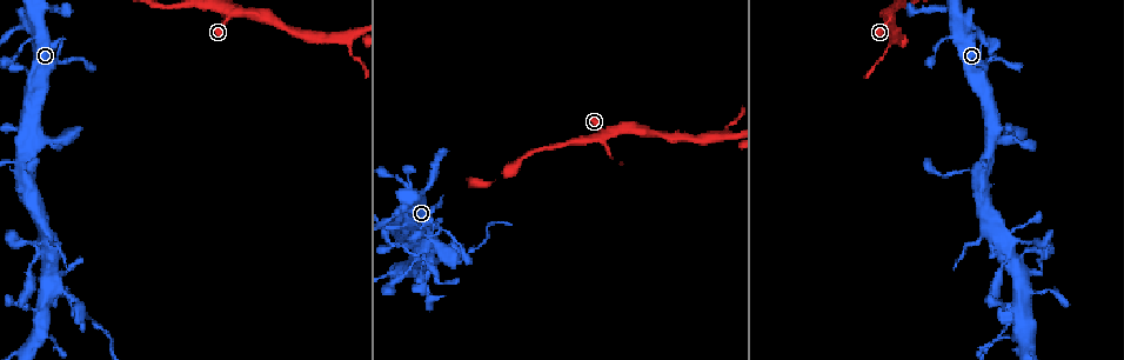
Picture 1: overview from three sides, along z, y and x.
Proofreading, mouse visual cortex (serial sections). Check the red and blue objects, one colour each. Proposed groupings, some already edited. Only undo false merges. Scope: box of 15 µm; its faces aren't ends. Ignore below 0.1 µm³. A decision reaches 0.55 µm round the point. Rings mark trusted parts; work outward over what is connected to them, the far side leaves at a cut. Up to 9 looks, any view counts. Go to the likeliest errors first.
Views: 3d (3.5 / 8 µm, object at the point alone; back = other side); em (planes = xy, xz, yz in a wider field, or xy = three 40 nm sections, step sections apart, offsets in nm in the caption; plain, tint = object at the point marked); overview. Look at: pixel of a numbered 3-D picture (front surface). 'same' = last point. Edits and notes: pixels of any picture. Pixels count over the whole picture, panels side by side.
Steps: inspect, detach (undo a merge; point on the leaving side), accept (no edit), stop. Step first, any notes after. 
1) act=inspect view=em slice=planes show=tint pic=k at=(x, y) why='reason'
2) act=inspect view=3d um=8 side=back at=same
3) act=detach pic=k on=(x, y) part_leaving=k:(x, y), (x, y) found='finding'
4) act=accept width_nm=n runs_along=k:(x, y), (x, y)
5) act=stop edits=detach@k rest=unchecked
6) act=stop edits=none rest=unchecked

act=inspect view=3d um=3.5 pic=1 at=(239, 11) why='two arms at a narrow angle'

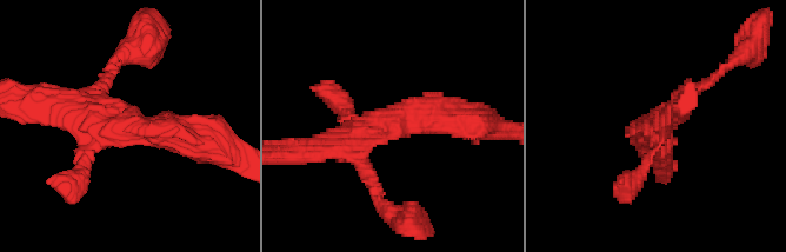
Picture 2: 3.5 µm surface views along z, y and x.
act=accept runs_along=2:(78, 176), (114, 128), (208, 143) found='all the same cell'

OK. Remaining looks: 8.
act=inspect view=3d um=3.5 pic=1 at=(56, 290) why='two arms in line, one across'

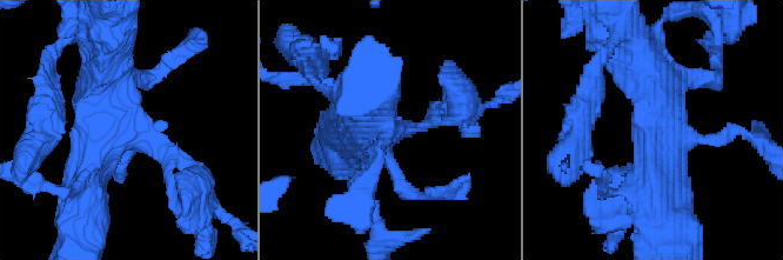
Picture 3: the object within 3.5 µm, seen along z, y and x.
act=accept runs_along=3:(109, 44), (113, 122), (84, 184) found='continuous, no second cell'

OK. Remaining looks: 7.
act=inspect view=3d um=8 pic=1 at=(96, 321) why='calibre changes'

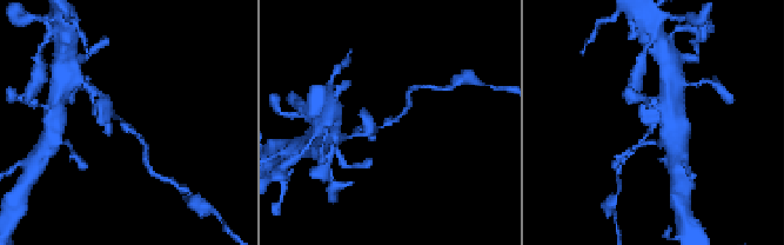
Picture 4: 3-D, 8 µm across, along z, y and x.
act=inspect view=3d um=3.5 pic=4 at=(655, 126)

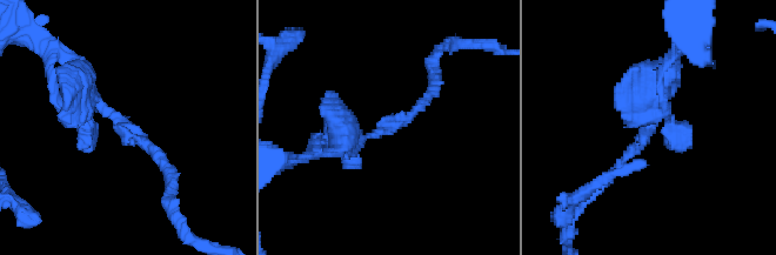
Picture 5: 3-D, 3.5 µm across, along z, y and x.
act=detach pic=5 on=(148, 146) part_leaving=5:(120, 121), (167, 168), (167, 198) found='two cells meet here'

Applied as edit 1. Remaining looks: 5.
act=inspect view=overview

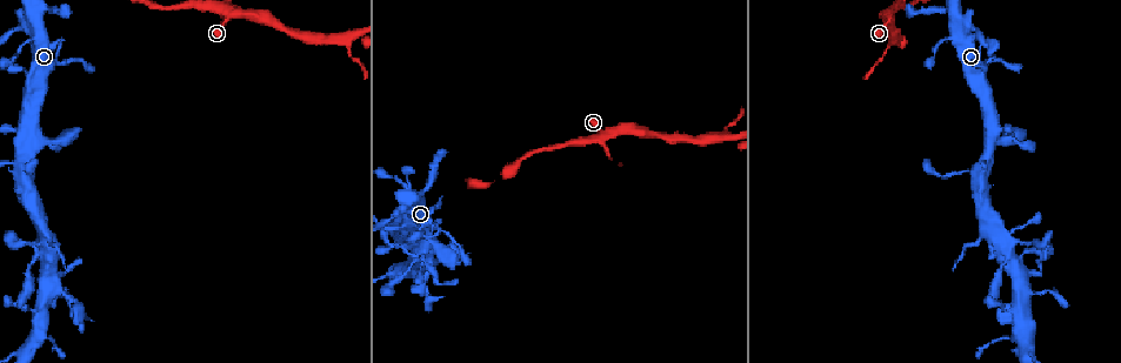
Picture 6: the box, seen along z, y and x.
act=inspect view=em slice=xy step=5 show=tint pic=6 at=(43, 7) why='four arms meet'

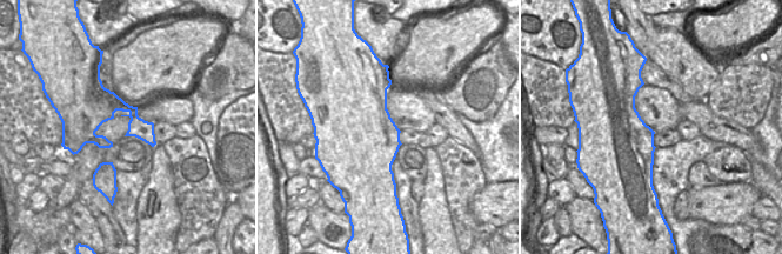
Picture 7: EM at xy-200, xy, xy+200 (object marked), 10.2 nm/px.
act=inspect view=3d um=3.5 at=same why='wider look'

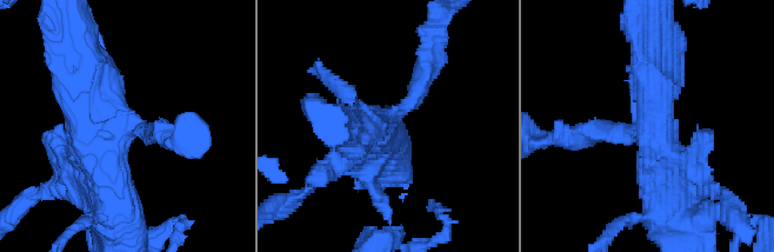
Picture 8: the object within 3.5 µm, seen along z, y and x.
act=accept runs_along=8:(117, 216), (109, 140), (66, 79) found='all the same cell'

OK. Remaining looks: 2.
act=stop edits=detach@5 rest=unchecked

